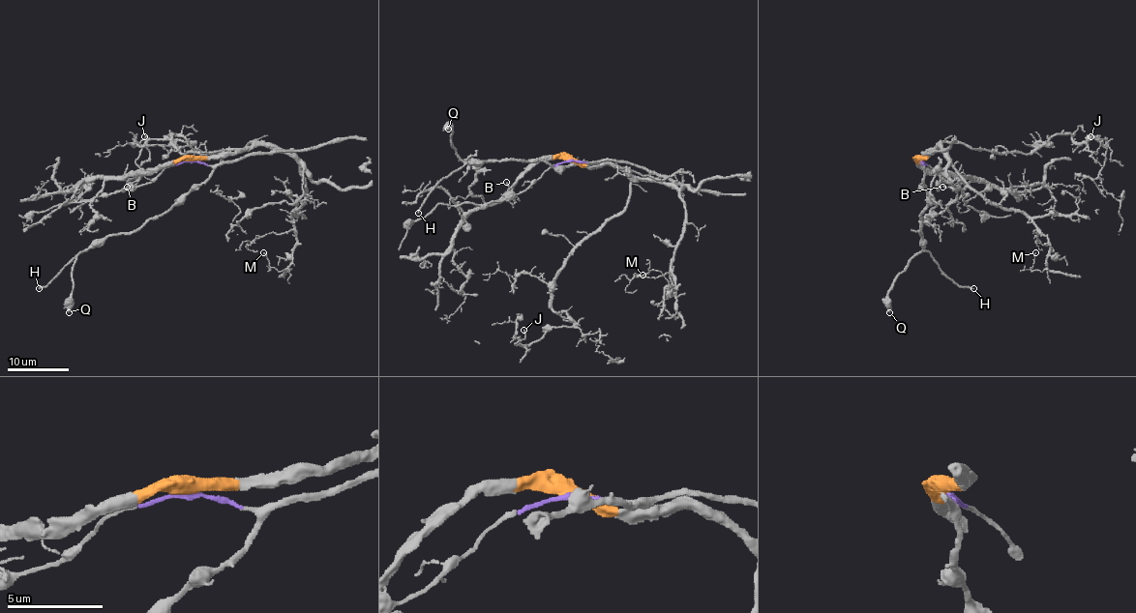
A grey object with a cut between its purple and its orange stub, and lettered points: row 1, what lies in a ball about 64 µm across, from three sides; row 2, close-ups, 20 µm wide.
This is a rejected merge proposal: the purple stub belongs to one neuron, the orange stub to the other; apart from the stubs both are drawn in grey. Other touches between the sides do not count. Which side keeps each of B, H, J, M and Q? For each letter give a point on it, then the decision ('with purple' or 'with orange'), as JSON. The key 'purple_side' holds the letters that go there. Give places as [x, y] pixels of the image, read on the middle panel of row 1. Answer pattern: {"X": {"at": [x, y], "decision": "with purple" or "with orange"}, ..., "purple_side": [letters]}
{"B": {"at": [506, 182], "decision": "with purple"}, "H": {"at": [418, 213], "decision": "with purple"}, "J": {"at": [523, 330], "decision": "with orange"}, "M": {"at": [642, 275], "decision": "with orange"}, "Q": {"at": [448, 129], "decision": "with purple"}, "purple_side": ["B", "H", "Q"]}

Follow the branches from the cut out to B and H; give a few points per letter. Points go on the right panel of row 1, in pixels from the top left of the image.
B: (920, 161), (954, 186), (943, 186)
H: (920, 161), (927, 192), (920, 244), (946, 276), (960, 286), (973, 288)

